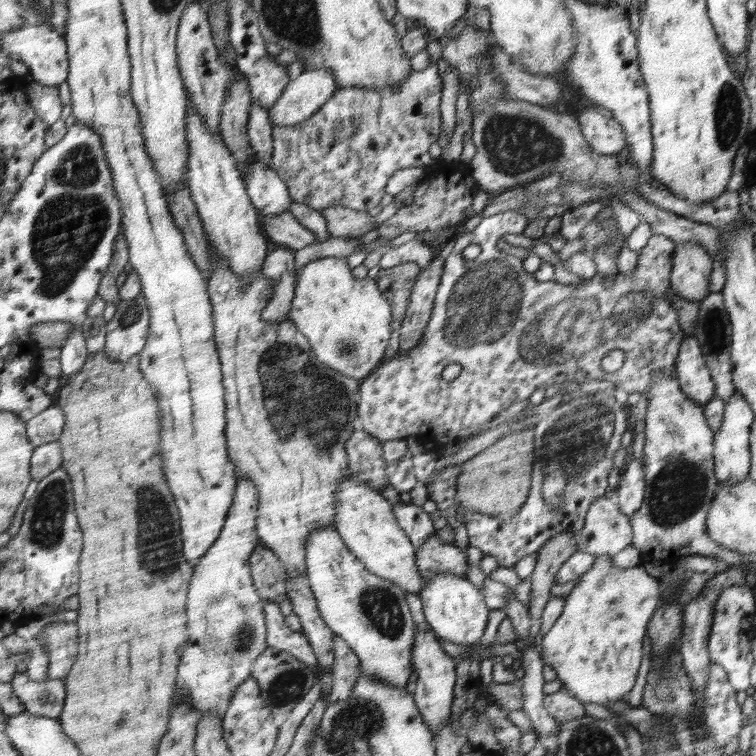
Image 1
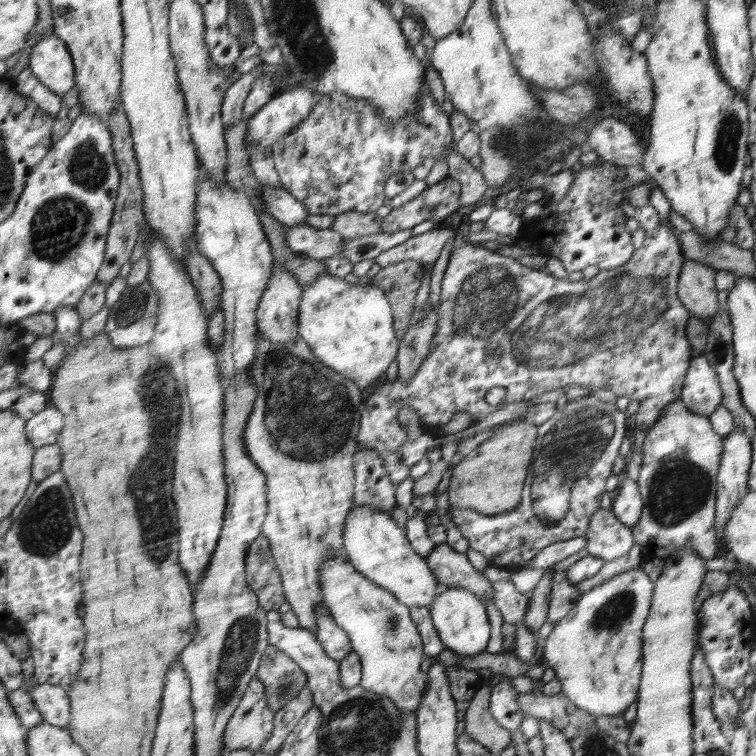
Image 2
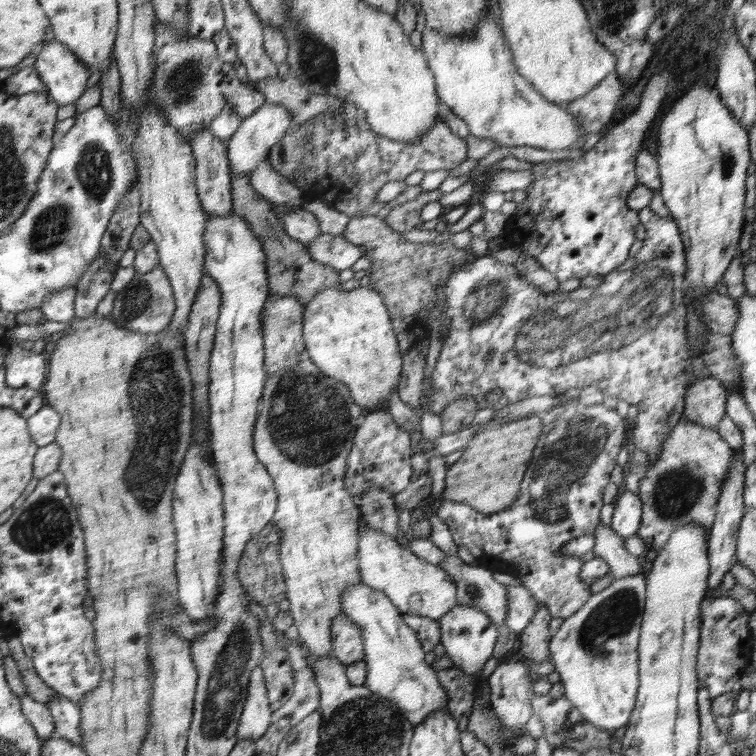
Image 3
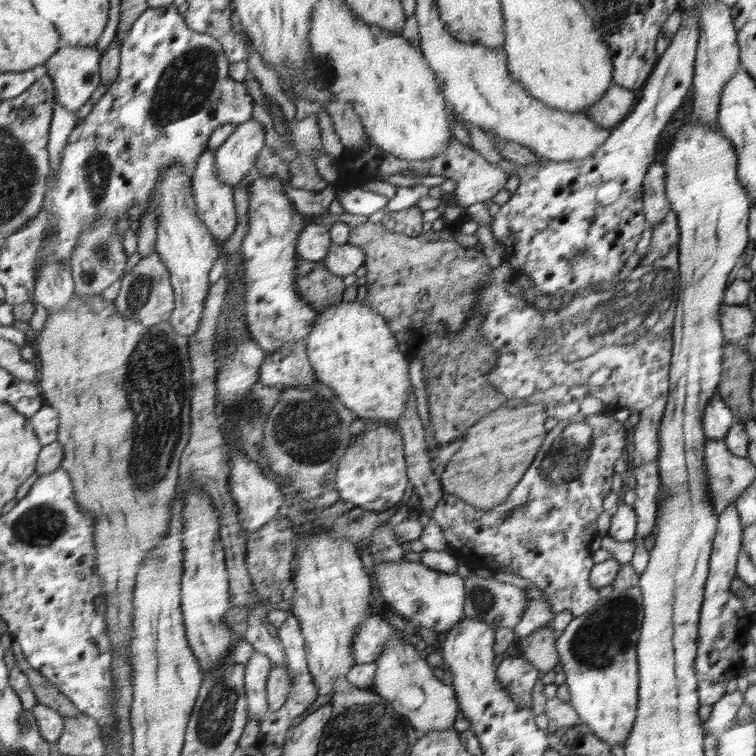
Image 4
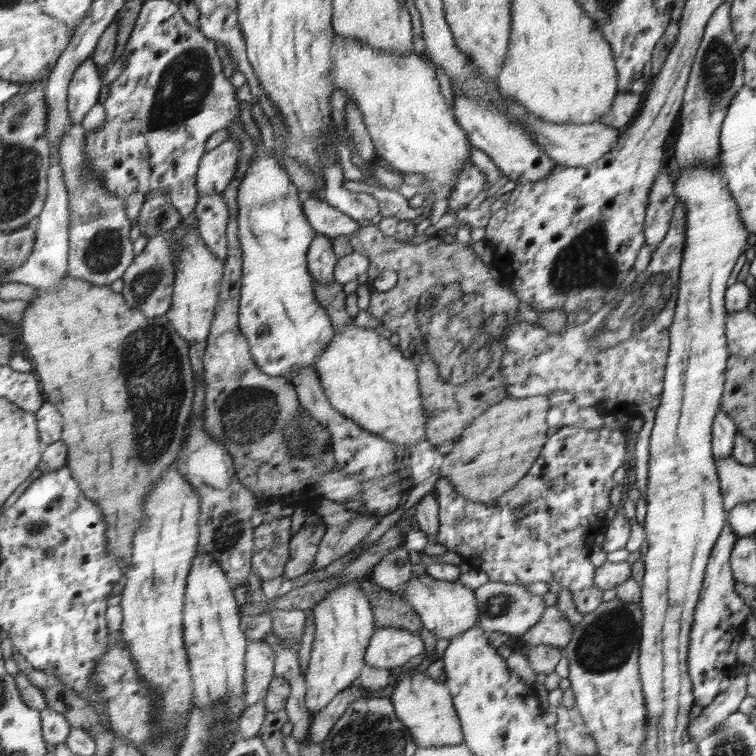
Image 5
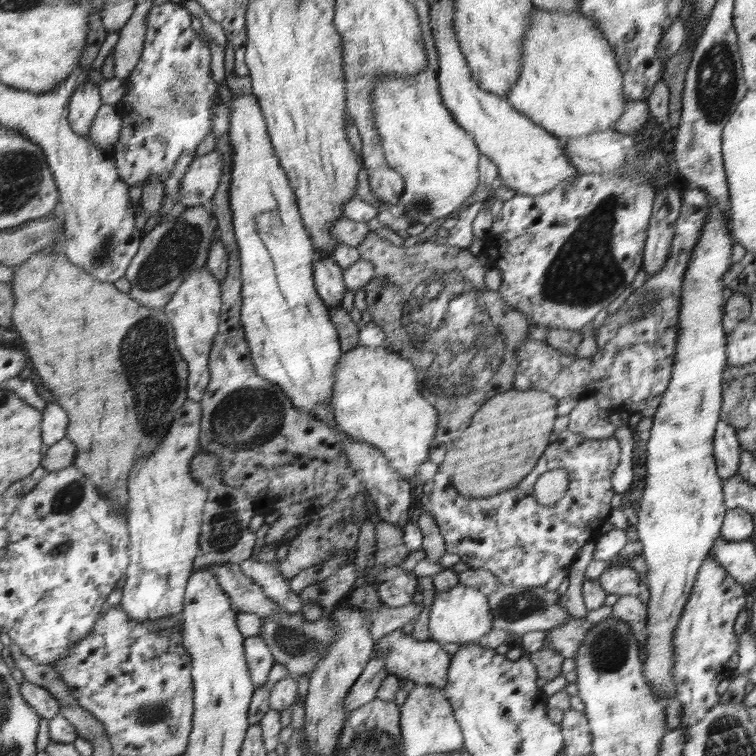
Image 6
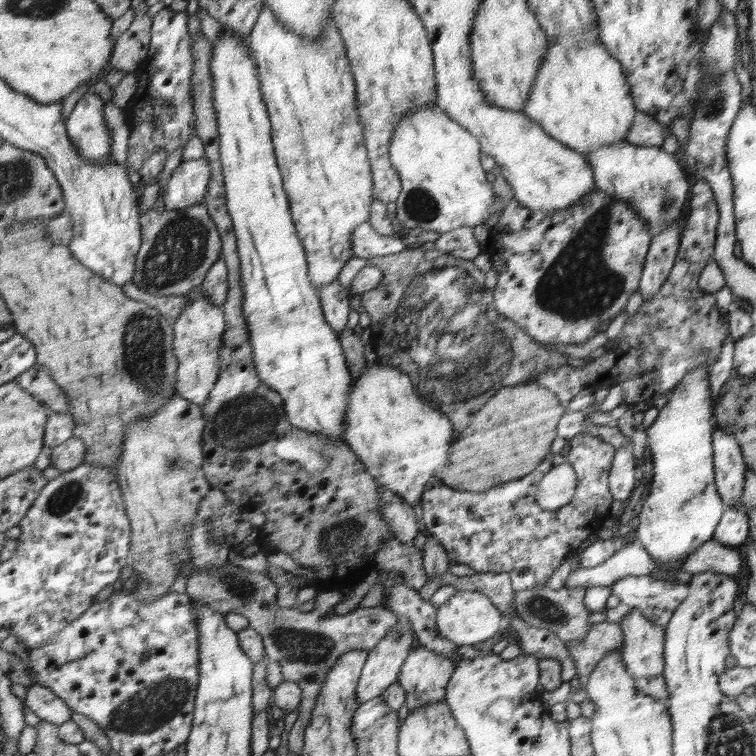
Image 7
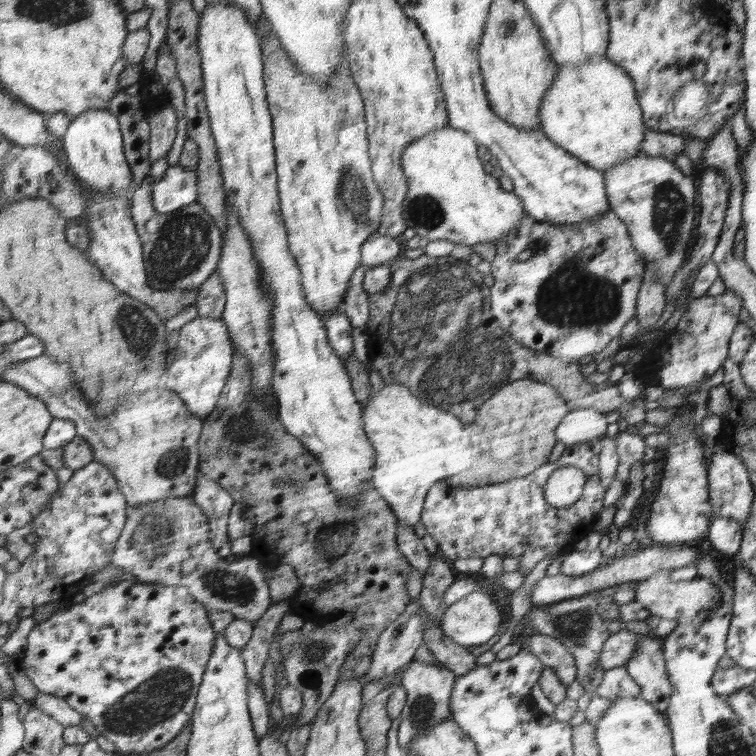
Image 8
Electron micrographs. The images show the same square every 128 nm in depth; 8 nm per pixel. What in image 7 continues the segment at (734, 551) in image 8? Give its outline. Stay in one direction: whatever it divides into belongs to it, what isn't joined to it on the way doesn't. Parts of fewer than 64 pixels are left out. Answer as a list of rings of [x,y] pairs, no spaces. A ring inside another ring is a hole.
[[[728,508],[716,527],[714,538],[723,545],[741,546],[750,538],[750,517],[744,510]]]

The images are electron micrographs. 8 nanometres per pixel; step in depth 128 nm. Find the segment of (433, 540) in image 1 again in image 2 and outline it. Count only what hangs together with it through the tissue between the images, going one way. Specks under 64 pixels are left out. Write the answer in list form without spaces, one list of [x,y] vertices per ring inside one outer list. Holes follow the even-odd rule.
[[[441,543],[435,545],[425,558],[440,586],[464,587],[474,591],[480,599],[492,600],[492,582],[484,576],[484,572],[472,567],[466,553],[457,552],[447,543]]]

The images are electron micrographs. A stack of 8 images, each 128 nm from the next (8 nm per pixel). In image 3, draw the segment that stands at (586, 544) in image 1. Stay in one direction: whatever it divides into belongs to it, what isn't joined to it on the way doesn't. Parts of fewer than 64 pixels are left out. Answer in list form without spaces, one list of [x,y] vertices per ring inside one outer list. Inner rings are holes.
[[[601,521],[600,527],[596,527],[596,531],[594,531],[593,552],[596,557],[608,562],[609,574],[613,579],[636,575],[641,570],[641,558],[628,553],[624,547],[626,539],[616,533],[611,526],[605,526]]]

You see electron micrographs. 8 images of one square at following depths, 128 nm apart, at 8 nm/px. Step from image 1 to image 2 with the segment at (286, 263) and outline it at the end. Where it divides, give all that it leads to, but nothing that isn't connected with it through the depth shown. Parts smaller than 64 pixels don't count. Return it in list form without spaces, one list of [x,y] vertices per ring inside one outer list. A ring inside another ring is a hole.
[[[284,265],[276,267],[276,271],[272,271],[267,290],[264,291],[258,306],[257,326],[258,332],[270,339],[274,346],[279,345],[280,342],[294,341],[299,336],[298,309],[300,308],[302,291],[302,285],[296,281],[296,277],[288,269],[284,269]]]

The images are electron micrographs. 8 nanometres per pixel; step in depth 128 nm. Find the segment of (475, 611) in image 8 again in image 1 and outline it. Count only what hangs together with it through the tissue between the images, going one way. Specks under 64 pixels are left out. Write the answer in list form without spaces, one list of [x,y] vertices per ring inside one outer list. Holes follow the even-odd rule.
[[[350,473],[339,488],[338,500],[334,525],[347,547],[363,561],[368,571],[399,585],[404,593],[416,593],[420,596],[420,591],[427,582],[419,572],[415,545],[411,543],[410,538],[406,538],[403,527],[396,524],[392,504],[371,489],[370,485],[358,481],[358,478]]]

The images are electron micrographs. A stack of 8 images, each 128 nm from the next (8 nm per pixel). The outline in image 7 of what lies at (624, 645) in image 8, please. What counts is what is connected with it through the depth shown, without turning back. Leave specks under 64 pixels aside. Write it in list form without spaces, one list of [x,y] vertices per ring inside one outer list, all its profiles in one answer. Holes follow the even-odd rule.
[[[603,621],[600,624],[593,624],[580,641],[576,641],[576,643],[572,641],[567,648],[570,650],[570,656],[576,666],[576,677],[581,688],[584,689],[588,682],[588,675],[596,667],[596,663],[606,653],[624,648],[624,636],[618,623]]]

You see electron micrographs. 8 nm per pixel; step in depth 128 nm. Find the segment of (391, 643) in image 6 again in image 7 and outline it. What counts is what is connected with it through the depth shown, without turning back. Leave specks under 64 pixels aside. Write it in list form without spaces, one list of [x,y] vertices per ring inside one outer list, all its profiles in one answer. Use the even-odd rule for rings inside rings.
[[[424,645],[410,649],[398,673],[398,684],[404,688],[408,712],[424,705],[445,700],[445,690],[455,664],[450,657],[428,650]]]

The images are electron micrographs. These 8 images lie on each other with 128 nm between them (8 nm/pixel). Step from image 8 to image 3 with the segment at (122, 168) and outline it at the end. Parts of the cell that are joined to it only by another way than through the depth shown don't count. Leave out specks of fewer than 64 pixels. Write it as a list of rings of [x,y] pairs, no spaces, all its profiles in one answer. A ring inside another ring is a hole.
[[[52,39],[35,61],[36,72],[48,89],[52,101],[75,104],[86,90],[90,68],[65,44]]]

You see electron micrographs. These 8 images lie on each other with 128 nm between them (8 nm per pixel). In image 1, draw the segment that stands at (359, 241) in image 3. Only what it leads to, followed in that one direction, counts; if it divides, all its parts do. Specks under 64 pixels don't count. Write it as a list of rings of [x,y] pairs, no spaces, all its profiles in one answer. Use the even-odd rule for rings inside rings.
[[[336,206],[328,207],[321,211],[326,219],[327,229],[332,237],[362,237],[366,232],[376,228],[376,216],[371,216],[368,211],[356,211],[348,207]],[[407,264],[406,267],[380,269],[375,277],[380,292],[384,292],[388,304],[392,306],[392,330],[398,330],[406,317],[412,285],[420,271],[415,264]]]

